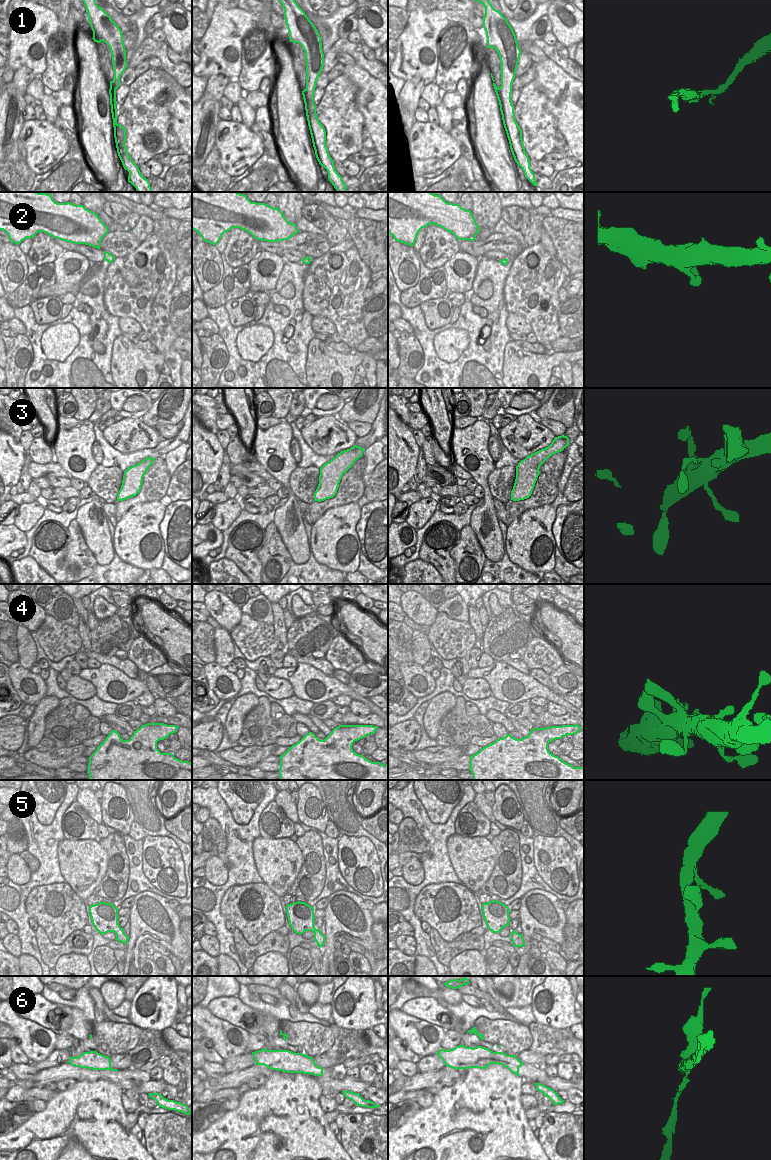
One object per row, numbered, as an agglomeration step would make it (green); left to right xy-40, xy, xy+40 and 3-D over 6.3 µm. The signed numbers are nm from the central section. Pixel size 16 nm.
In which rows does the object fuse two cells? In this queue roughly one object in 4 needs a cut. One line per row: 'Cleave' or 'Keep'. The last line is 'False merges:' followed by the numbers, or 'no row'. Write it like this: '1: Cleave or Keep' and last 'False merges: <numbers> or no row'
1: Keep
2: Keep
3: Keep
4: Keep
5: Keep
6: Cleave
False merges: 6

